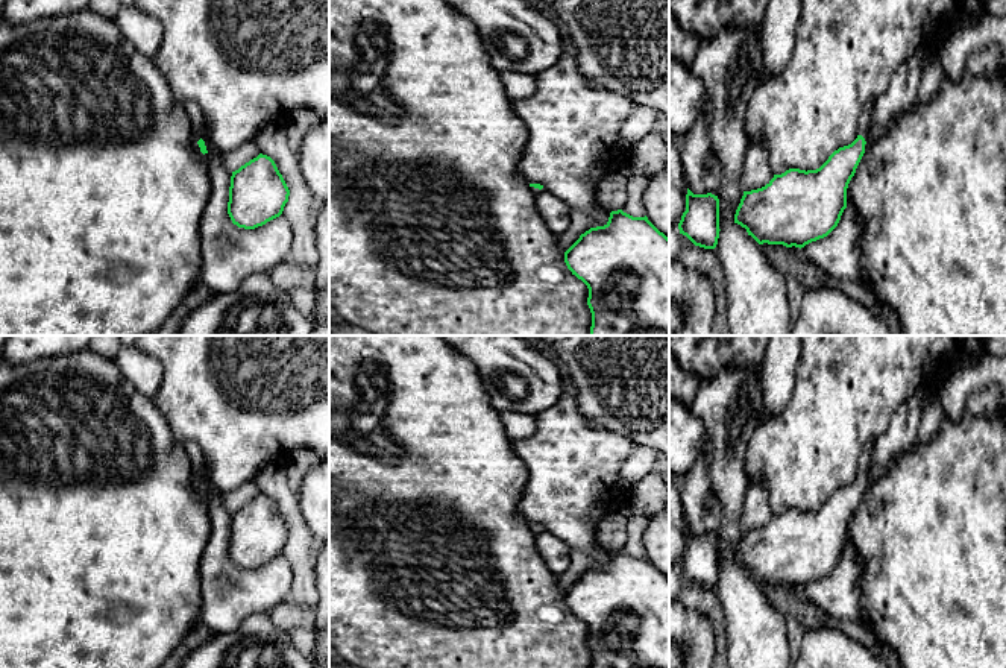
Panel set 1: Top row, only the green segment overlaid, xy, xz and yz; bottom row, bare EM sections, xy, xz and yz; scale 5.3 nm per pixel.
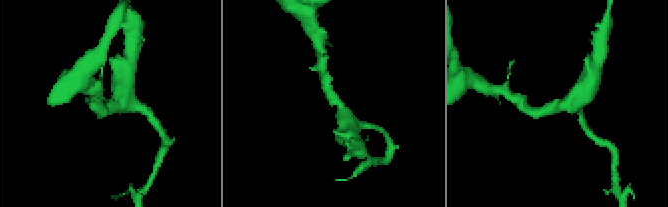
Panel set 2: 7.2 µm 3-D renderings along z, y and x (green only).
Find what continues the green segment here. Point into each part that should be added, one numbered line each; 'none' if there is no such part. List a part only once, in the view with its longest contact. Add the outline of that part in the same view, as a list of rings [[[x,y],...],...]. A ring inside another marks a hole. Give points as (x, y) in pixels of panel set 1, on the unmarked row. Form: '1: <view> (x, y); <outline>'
1: yz (865, 457); [[[874,442],[866,443],[860,454],[860,460],[859,460],[857,474],[862,475],[866,481],[865,490],[868,486],[868,471],[869,471],[869,462],[871,462],[871,455],[872,455],[872,446],[874,446]]]

